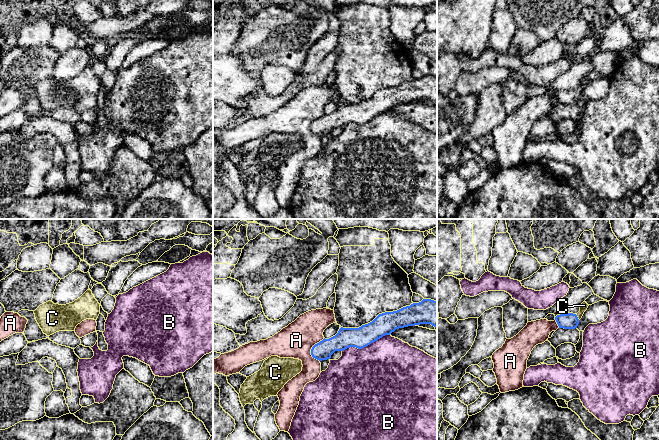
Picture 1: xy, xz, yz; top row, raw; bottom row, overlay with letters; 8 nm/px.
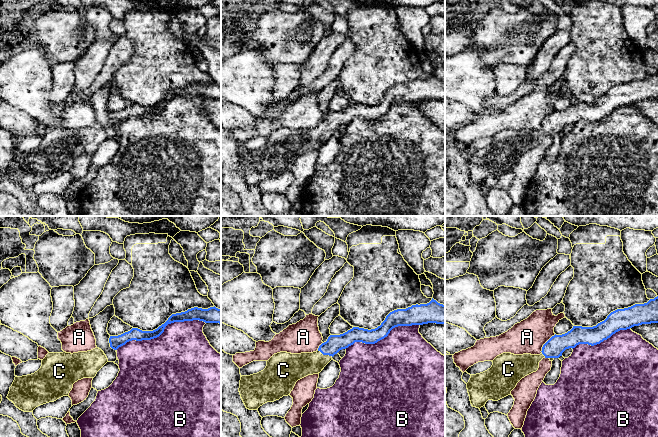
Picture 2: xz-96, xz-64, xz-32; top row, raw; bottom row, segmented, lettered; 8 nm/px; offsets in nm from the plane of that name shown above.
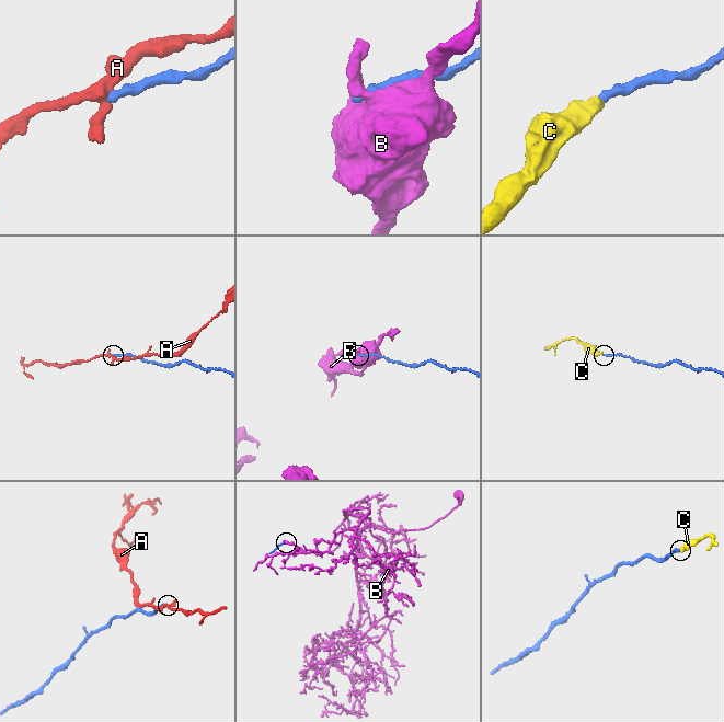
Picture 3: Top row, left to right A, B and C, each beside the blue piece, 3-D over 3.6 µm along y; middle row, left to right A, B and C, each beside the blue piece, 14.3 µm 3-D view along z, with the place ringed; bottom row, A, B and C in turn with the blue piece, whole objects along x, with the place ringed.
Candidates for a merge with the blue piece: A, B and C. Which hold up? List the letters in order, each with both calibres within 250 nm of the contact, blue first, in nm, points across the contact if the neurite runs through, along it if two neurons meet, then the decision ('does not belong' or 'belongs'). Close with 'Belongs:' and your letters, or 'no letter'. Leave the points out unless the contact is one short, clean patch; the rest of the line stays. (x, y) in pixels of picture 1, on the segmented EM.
A: calibres 150 and 280 nm; border xz (324, 338), (311, 349), (311, 355), (319, 361); does not belong
B: calibres 180 and 500 nm; does not belong
C: calibres 130 and 60 nm; way yz (567, 321), (577, 317), (584, 305); belongs
Belongs: C

